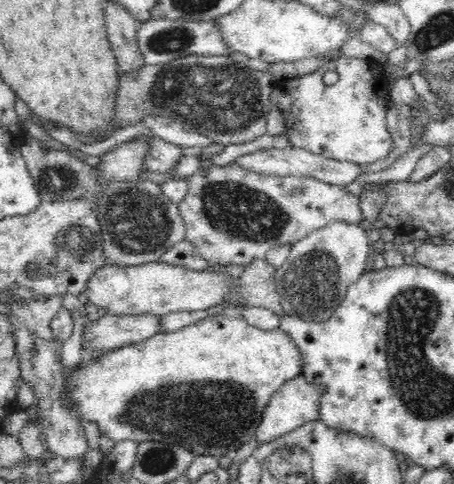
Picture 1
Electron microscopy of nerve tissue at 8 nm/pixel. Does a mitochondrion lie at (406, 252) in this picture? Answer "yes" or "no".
no

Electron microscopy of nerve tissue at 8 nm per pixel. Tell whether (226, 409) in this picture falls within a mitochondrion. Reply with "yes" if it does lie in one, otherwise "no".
yes

